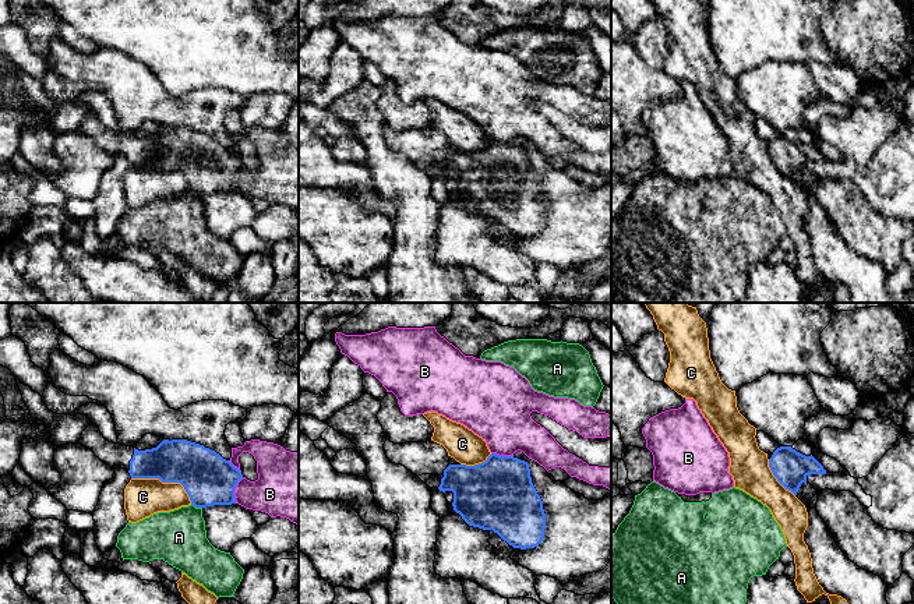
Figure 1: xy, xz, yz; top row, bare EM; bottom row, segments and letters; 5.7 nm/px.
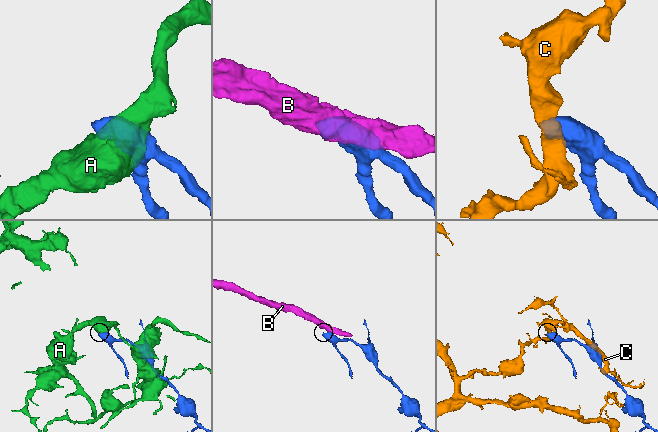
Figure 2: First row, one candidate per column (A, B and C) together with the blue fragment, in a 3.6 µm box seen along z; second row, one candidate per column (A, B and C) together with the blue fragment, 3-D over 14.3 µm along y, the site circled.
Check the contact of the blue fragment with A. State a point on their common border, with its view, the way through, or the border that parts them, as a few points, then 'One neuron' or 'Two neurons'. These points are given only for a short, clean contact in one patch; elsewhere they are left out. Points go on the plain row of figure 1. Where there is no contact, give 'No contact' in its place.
Touches blue at xy (197, 194). Boundary: xy (191, 190), (201, 195). Two neurons

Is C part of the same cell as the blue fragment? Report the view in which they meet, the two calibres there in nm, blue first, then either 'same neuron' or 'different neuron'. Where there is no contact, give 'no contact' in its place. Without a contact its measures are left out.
contact in xy; calibres 300 and 220 nm; different neuron

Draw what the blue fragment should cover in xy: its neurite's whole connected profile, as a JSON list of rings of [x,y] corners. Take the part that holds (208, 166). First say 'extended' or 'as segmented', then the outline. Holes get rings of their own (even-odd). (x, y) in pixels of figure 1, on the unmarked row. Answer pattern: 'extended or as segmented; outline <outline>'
extended; outline [[[88,113],[80,131],[113,156],[126,156],[131,166],[159,166],[162,170],[180,170],[195,195],[236,191],[234,176],[243,166],[230,148],[215,138],[187,127],[163,127],[156,135],[138,138],[134,134],[109,130],[96,113]]]

